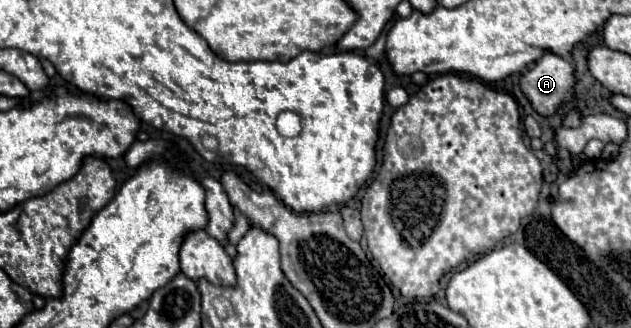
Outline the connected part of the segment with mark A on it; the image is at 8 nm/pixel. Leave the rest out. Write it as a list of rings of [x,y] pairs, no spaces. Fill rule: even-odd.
[[[546,53],[520,79],[522,93],[542,115],[552,115],[562,101],[570,99],[574,83],[572,65],[554,53]]]

